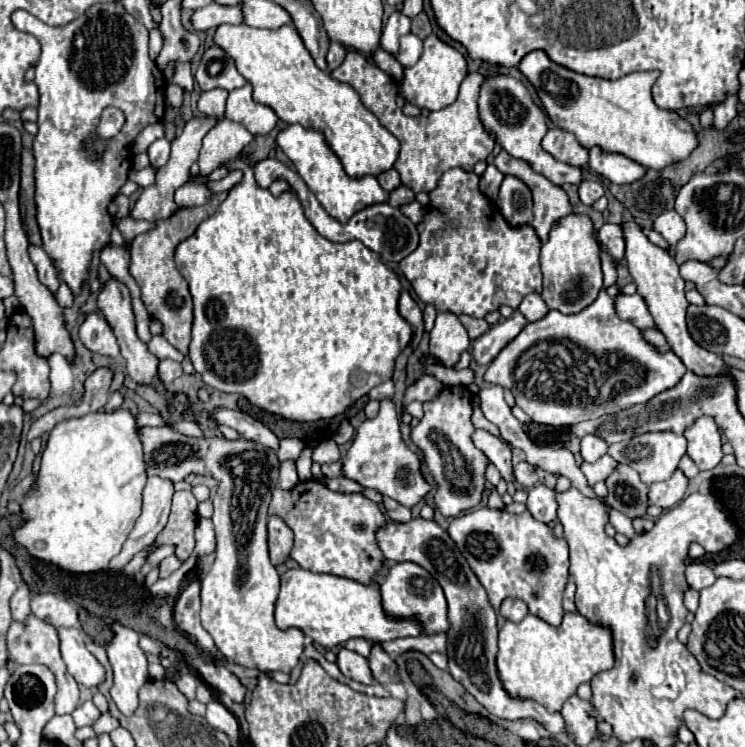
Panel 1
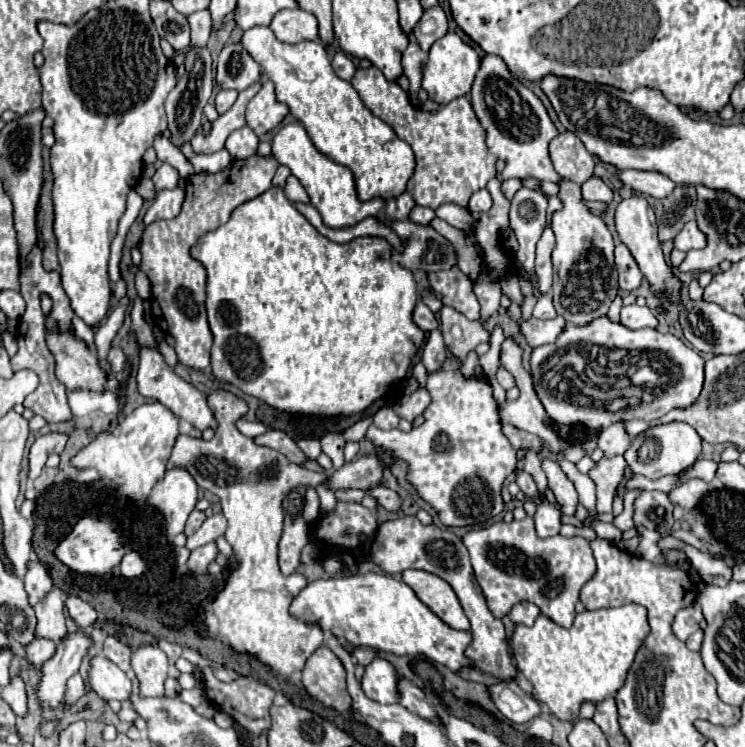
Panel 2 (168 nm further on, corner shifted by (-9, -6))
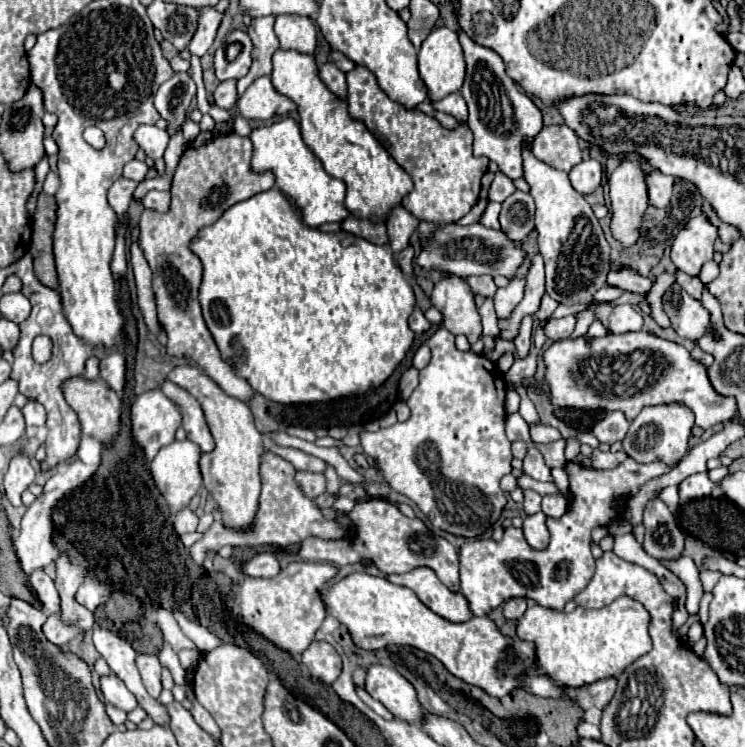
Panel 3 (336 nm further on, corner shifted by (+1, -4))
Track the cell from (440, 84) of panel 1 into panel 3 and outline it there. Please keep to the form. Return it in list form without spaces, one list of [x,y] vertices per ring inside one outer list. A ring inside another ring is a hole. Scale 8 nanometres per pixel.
[[[446,26],[434,28],[428,34],[428,38],[422,42],[422,48],[418,52],[418,68],[420,68],[420,78],[428,86],[430,100],[442,100],[448,94],[458,92],[462,88],[466,74],[466,64],[464,64],[462,46],[458,42],[458,34]]]

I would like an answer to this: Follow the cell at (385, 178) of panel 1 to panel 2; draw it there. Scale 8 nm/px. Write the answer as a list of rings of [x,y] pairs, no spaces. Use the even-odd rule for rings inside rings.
[[[402,192],[400,196],[394,196],[394,198],[390,198],[390,200],[386,202],[384,212],[386,212],[386,216],[392,218],[392,220],[404,220],[404,218],[408,218],[412,206],[414,206],[412,196],[410,196],[408,192]]]

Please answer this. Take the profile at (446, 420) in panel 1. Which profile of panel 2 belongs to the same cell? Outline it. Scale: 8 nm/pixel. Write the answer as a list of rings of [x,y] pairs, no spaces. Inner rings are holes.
[[[448,354],[444,368],[428,376],[426,390],[432,396],[432,404],[424,412],[426,422],[422,426],[412,428],[410,432],[400,432],[398,428],[380,430],[376,426],[370,426],[366,438],[370,438],[378,450],[392,452],[392,460],[388,460],[390,464],[398,458],[408,462],[408,480],[416,486],[418,494],[438,512],[444,526],[476,526],[504,510],[500,488],[506,476],[514,472],[518,458],[516,450],[500,430],[500,414],[498,404],[492,396],[492,386],[486,380],[464,378],[458,372],[458,366],[460,360]]]

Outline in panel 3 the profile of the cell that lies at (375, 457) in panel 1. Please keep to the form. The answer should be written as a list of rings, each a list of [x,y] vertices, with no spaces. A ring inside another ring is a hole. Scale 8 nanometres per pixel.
[[[296,472],[294,480],[298,480],[298,488],[306,492],[306,496],[316,498],[326,492],[326,478],[324,474],[314,474],[314,472]]]

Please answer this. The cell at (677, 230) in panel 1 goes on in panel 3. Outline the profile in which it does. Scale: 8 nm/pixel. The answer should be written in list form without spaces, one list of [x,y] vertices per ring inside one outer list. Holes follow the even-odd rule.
[[[704,214],[691,218],[672,244],[672,262],[678,270],[698,278],[702,264],[714,256],[716,238],[718,228],[714,228],[714,224],[710,224]]]

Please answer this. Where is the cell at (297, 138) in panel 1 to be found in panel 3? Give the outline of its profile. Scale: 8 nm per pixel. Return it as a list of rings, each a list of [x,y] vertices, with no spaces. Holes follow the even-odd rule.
[[[284,118],[270,126],[254,128],[250,140],[254,148],[250,170],[256,174],[272,172],[276,178],[276,188],[294,200],[294,206],[300,212],[302,222],[306,226],[318,228],[326,222],[342,222],[350,216],[350,212],[344,206],[344,194],[346,194],[344,182],[332,178],[324,170],[322,162],[314,156],[314,152],[308,150],[308,146],[302,140],[300,124],[294,118]]]

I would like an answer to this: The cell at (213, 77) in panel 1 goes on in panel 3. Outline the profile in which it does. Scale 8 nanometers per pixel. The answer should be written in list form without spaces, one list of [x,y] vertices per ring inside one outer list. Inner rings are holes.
[[[242,30],[230,32],[226,38],[226,44],[216,50],[216,58],[214,58],[216,78],[218,80],[230,80],[230,78],[238,80],[238,78],[246,76],[246,72],[250,70],[250,64],[252,64],[252,50],[254,50],[254,44],[246,32],[242,32]],[[234,42],[238,42],[242,46],[242,52],[234,60],[228,60],[226,46],[234,44]]]

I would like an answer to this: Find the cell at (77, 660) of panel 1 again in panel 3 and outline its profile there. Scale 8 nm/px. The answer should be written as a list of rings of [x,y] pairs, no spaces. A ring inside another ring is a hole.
[[[118,676],[100,678],[100,688],[102,688],[104,702],[108,702],[124,712],[132,712],[138,706],[136,696],[122,684],[122,680],[118,680]]]

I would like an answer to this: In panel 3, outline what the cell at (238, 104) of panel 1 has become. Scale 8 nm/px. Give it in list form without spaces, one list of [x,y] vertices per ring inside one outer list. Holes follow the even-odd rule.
[[[260,76],[240,96],[238,110],[244,118],[268,120],[268,118],[278,116],[278,114],[294,114],[296,104],[288,96],[282,96],[272,86],[270,76]]]

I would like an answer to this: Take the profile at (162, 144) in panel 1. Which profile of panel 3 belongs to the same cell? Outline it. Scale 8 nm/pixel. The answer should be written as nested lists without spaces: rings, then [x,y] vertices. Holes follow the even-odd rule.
[[[140,126],[134,132],[134,140],[146,152],[146,156],[150,156],[152,160],[158,160],[158,158],[162,158],[164,150],[170,142],[170,136],[166,130],[158,128],[158,126]]]

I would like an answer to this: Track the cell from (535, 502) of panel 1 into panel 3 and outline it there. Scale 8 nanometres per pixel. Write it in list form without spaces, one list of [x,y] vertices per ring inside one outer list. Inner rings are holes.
[[[542,512],[534,514],[534,516],[528,516],[524,520],[522,530],[524,530],[526,542],[536,550],[546,548],[546,544],[550,542],[550,534],[548,534],[548,528],[546,528],[546,516]]]

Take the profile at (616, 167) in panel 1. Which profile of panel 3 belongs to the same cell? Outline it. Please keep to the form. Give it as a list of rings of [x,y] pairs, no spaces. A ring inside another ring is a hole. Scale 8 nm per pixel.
[[[652,170],[646,178],[648,182],[648,196],[650,196],[650,204],[654,208],[666,208],[666,204],[670,202],[670,196],[672,196],[672,184],[674,184],[674,178],[672,176],[666,176],[658,170]]]

